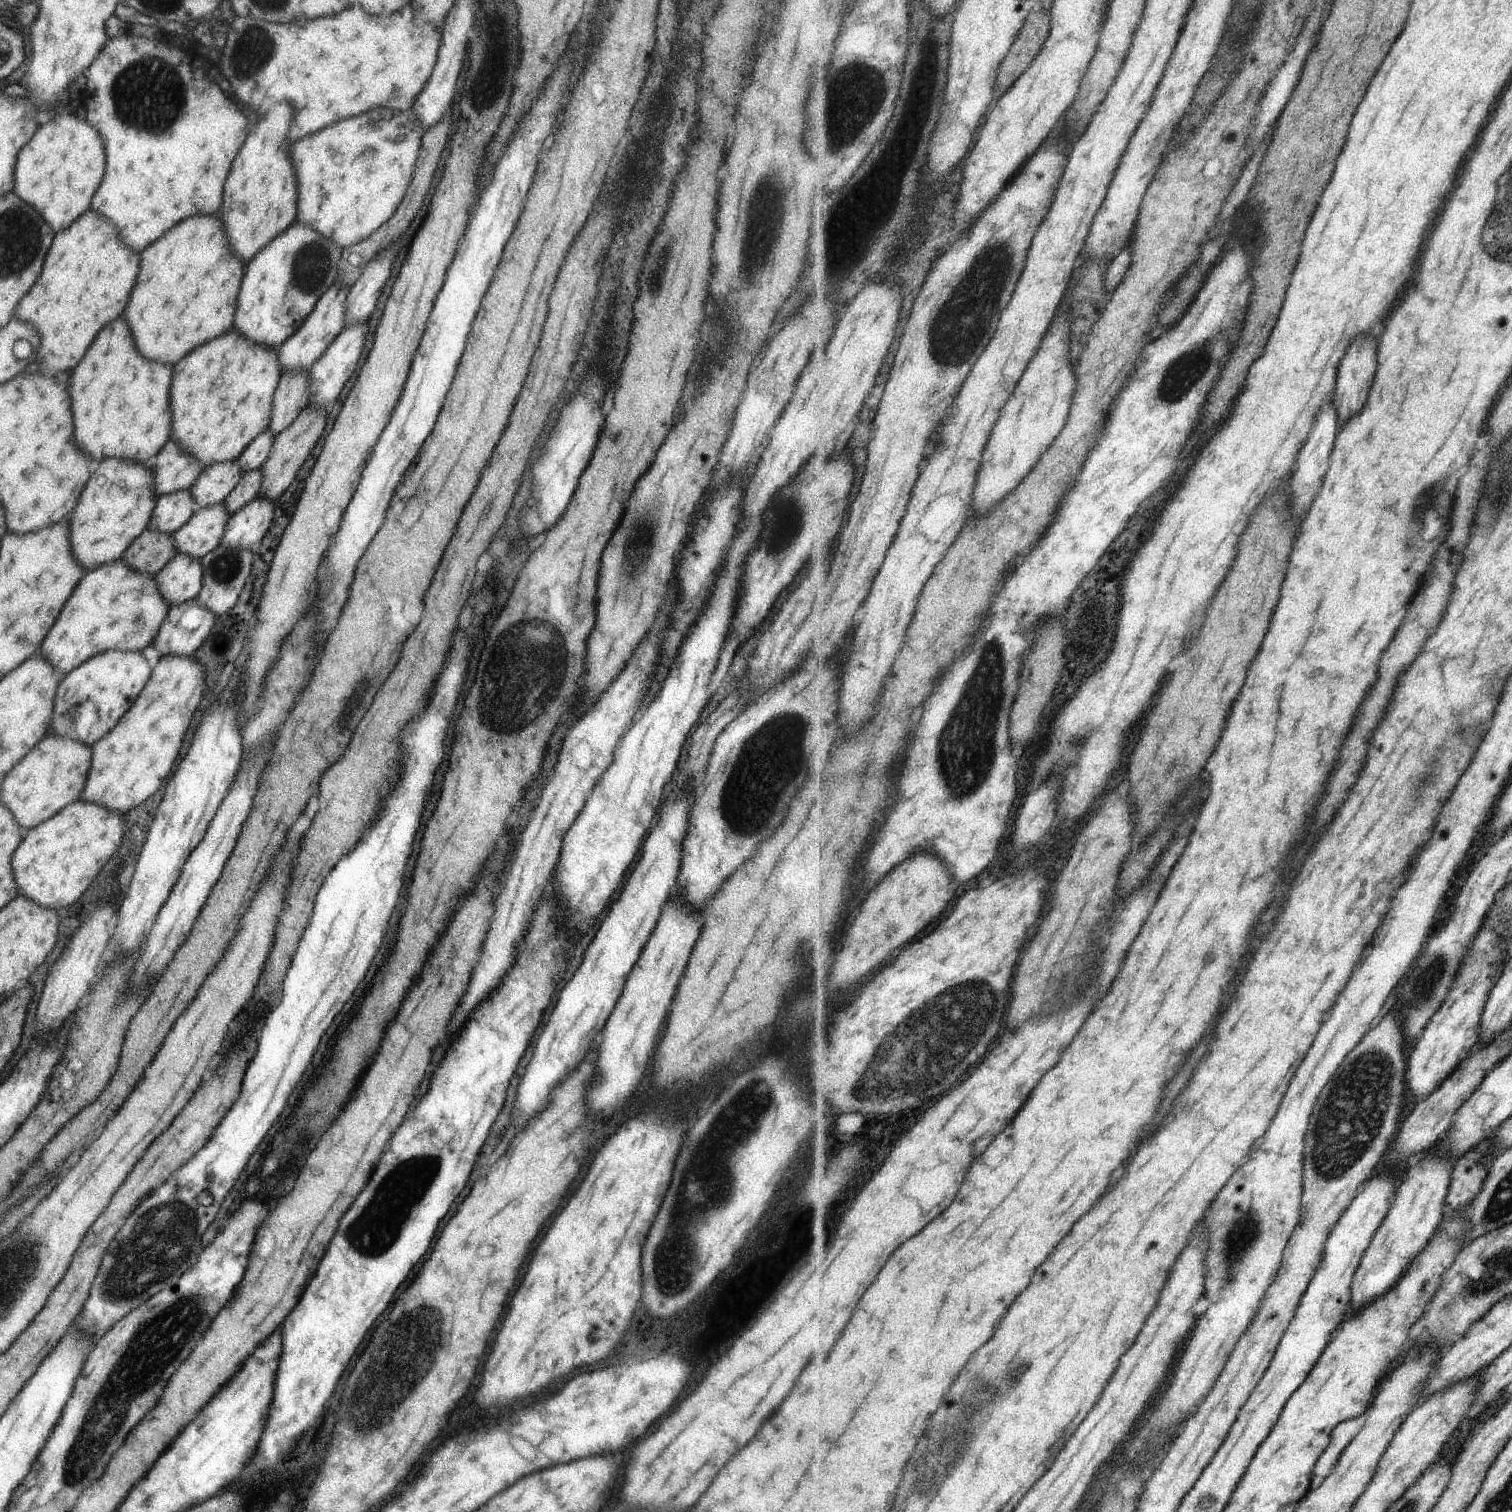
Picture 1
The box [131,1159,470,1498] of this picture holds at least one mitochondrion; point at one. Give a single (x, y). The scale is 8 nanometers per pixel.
(399, 1370)

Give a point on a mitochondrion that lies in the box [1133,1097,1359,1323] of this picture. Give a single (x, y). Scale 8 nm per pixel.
(1241, 1234)

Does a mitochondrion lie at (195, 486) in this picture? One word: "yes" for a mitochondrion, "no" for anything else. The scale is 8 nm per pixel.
no

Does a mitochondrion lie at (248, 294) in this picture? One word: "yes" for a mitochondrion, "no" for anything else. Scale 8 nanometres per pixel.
no

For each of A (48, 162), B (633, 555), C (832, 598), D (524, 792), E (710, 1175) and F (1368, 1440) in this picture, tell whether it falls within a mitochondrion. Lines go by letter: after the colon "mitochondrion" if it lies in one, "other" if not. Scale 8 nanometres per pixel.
A: other
B: mitochondrion
C: other
D: other
E: mitochondrion
F: other

